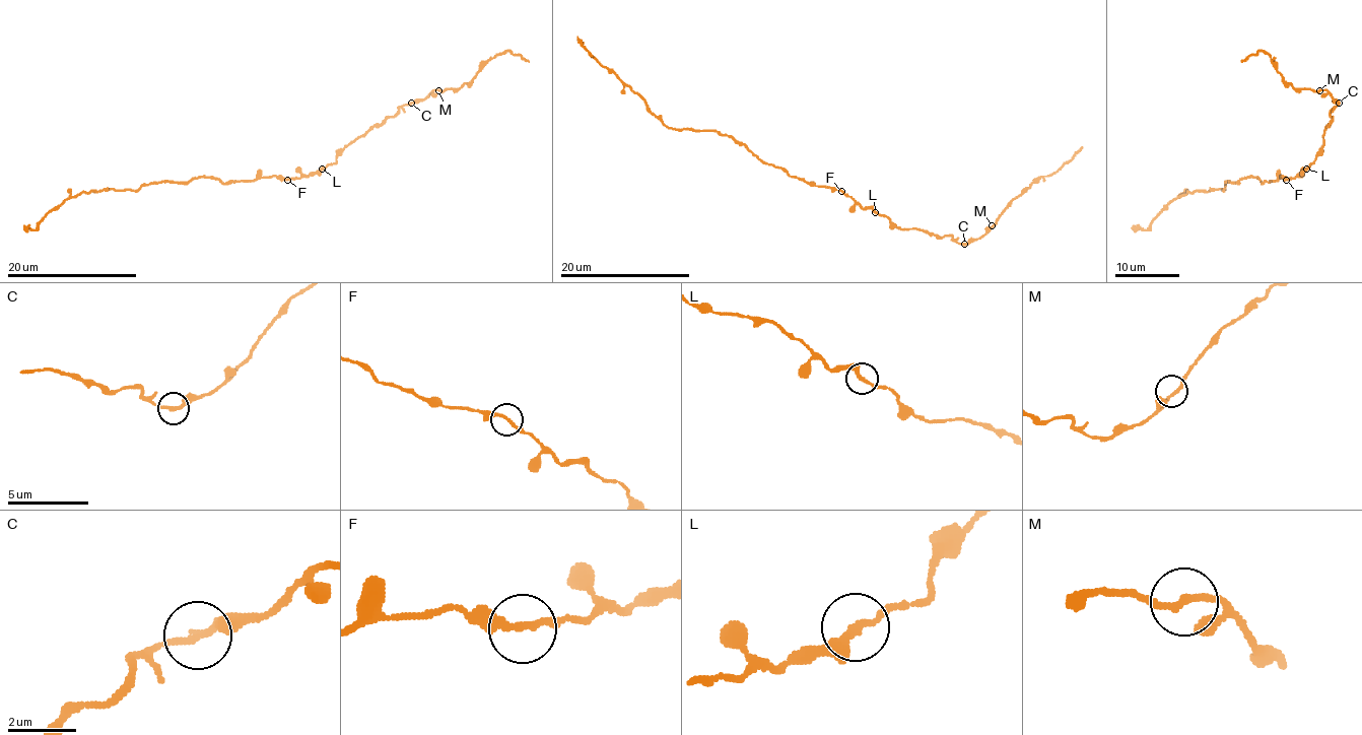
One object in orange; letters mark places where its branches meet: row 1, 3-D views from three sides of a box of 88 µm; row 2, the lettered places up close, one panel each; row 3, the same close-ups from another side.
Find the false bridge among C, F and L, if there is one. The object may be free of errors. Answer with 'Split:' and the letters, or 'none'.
Split: C

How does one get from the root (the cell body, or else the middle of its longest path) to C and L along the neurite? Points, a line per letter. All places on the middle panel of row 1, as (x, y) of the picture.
C: (841, 191), (862, 207), (872, 207), (901, 228), (918, 228), (938, 237), (951, 237), (964, 245)
L: (841, 191), (862, 207), (870, 207), (875, 212)

